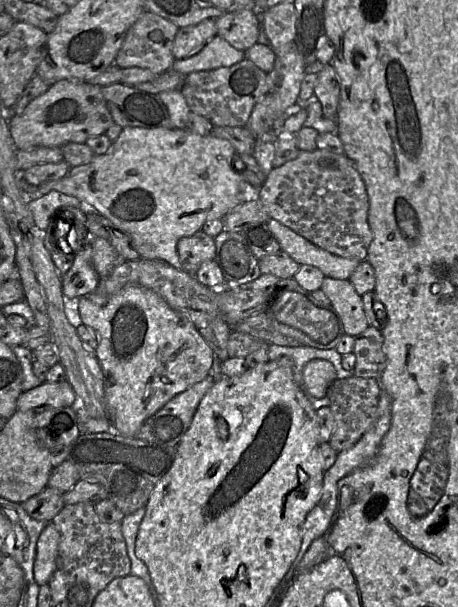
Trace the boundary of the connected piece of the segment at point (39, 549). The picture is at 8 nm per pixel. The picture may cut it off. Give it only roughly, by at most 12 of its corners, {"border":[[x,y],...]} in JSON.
{"border":[[49,523],[36,546],[34,578],[48,584],[57,567],[60,533]]}

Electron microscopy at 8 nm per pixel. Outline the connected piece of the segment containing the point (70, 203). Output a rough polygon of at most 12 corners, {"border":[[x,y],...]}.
{"border":[[53,190],[31,199],[35,224],[45,231],[59,208],[87,203]]}

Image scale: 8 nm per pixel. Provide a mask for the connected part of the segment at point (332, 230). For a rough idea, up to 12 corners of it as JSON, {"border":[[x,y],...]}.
{"border":[[319,148],[254,192],[270,218],[363,261],[369,200],[354,163]]}

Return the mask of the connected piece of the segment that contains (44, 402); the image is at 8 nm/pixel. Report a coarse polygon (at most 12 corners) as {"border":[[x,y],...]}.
{"border":[[66,380],[22,392],[16,411],[35,414],[71,407],[76,394]]}

